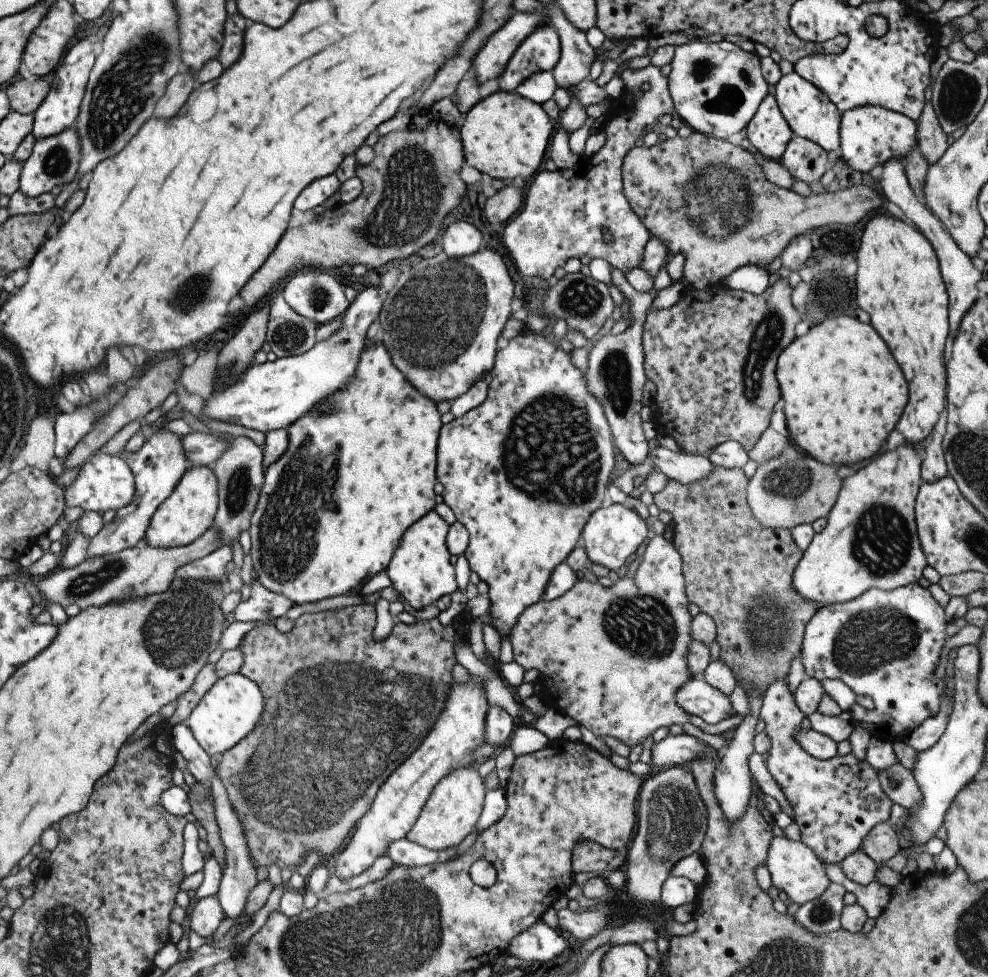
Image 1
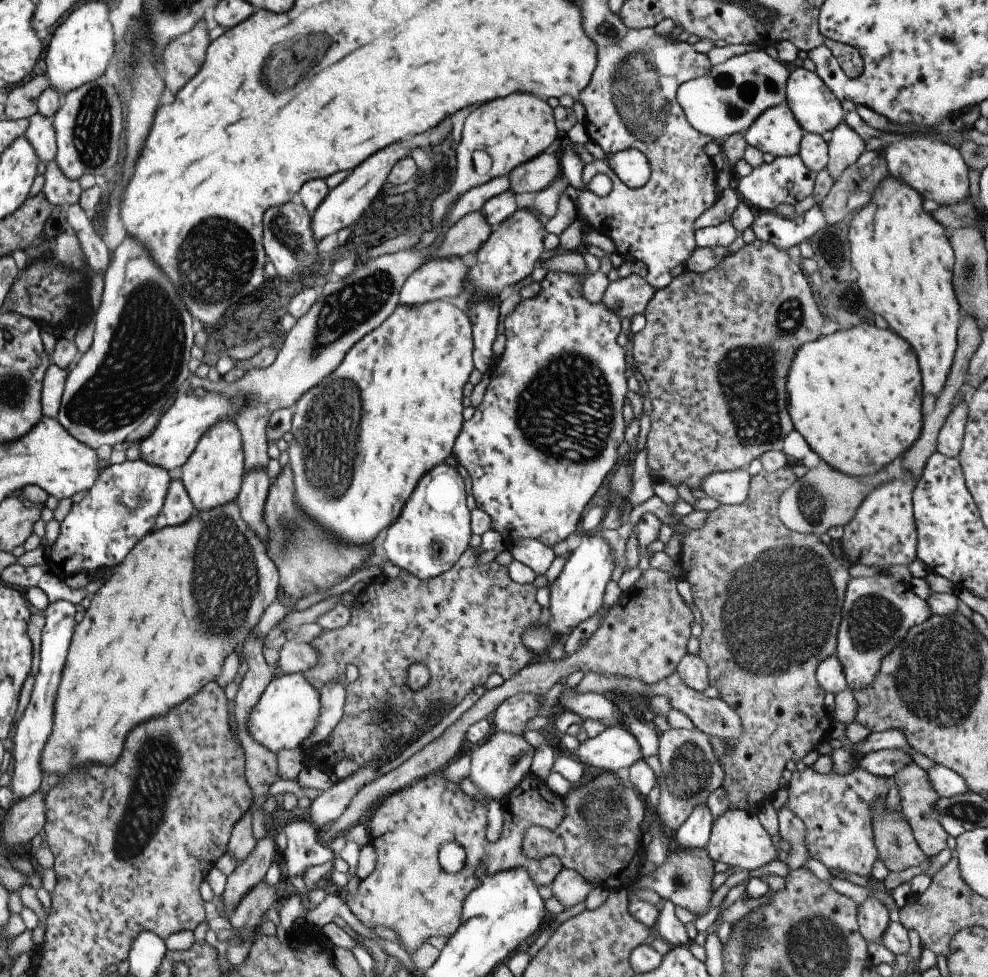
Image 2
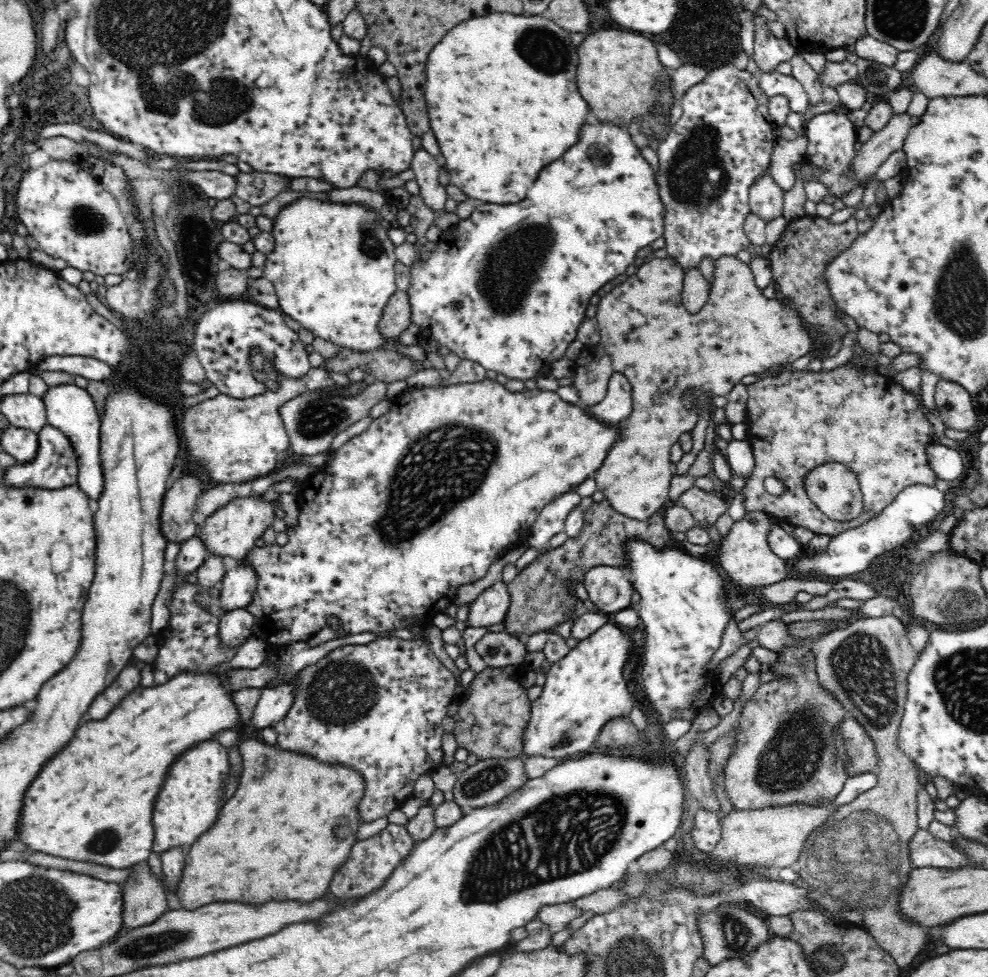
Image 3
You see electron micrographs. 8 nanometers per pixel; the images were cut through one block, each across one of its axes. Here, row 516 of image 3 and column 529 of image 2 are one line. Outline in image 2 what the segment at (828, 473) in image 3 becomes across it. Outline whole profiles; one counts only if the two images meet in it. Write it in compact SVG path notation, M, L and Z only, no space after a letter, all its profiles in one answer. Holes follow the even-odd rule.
M599 772L575 790L569 788L569 794L563 798L563 806L565 816L555 830L529 826L523 832L523 856L529 860L555 856L565 870L581 874L583 880L607 892L629 890L631 884L637 884L645 858L645 848L637 836L645 818L645 802L637 796L637 792L623 786L613 772Z

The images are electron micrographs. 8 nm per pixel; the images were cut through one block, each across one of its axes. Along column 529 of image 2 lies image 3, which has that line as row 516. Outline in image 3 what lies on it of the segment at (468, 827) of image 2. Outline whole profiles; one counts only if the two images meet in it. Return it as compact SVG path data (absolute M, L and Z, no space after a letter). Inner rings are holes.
M834 368L828 372L810 372L810 370L792 370L784 372L780 378L764 378L760 382L750 380L748 382L748 402L746 402L746 426L748 426L748 438L746 442L752 446L756 470L752 472L752 478L742 488L744 496L744 508L746 512L766 512L774 518L778 518L784 524L790 524L794 528L804 526L810 528L816 536L818 534L830 534L838 536L846 530L866 526L872 520L882 516L882 510L890 506L896 496L914 484L936 484L936 474L930 468L926 448L932 444L930 436L934 434L934 428L930 422L922 416L922 410L914 398L914 394L902 390L892 378L882 378L874 374L870 368L866 374L856 374L854 368ZM824 464L846 464L850 470L858 474L860 488L864 494L864 510L858 520L852 522L834 522L826 518L810 500L806 492L806 476ZM766 478L778 478L784 482L786 492L774 496L764 490Z

